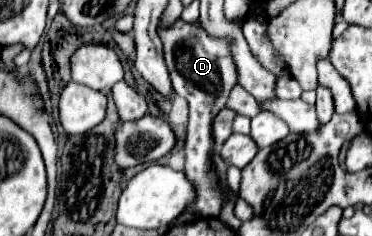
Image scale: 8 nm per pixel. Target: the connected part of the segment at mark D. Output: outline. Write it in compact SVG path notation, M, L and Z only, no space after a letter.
M177 20L171 26L159 24L159 38L163 42L165 64L171 74L173 88L179 96L189 102L189 126L187 126L187 142L185 142L185 174L197 188L197 198L187 212L199 212L203 218L219 218L221 208L237 194L219 182L219 176L213 166L213 130L211 122L221 108L225 108L229 92L237 84L235 60L231 58L231 42L227 38L211 38L203 26L197 22Z

